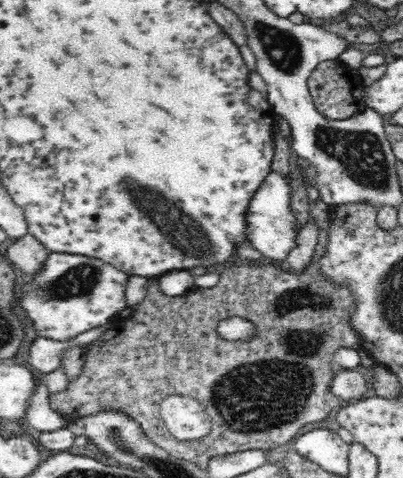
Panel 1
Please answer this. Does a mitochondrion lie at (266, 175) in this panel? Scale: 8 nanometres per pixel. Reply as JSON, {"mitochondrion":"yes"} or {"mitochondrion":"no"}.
{"mitochondrion":"no"}

